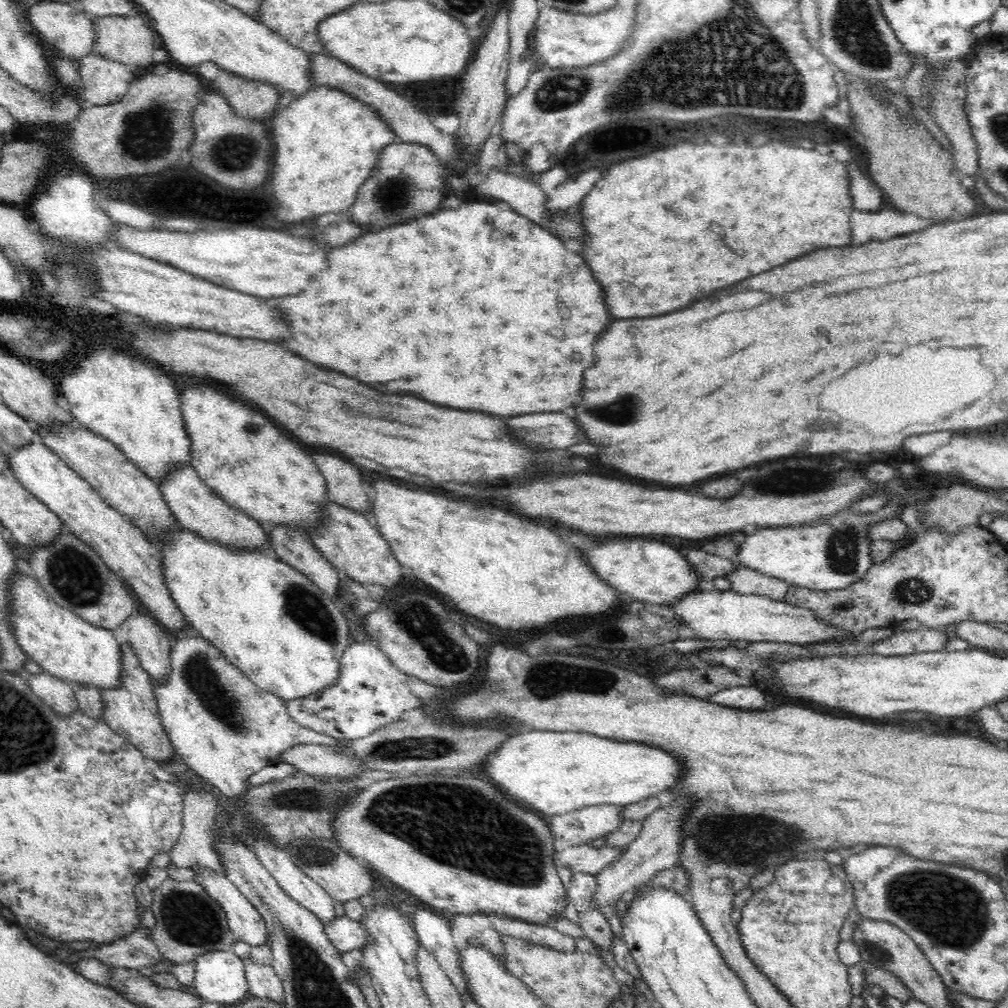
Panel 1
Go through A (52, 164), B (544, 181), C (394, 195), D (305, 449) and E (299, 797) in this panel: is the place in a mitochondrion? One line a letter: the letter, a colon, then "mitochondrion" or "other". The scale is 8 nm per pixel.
A: other
B: other
C: mitochondrion
D: other
E: mitochondrion

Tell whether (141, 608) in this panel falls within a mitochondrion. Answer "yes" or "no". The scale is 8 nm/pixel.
no

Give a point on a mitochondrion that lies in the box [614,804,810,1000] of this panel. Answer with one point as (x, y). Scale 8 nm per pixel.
(713, 836)

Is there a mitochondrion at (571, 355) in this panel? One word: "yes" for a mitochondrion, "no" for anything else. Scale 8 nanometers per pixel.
no

